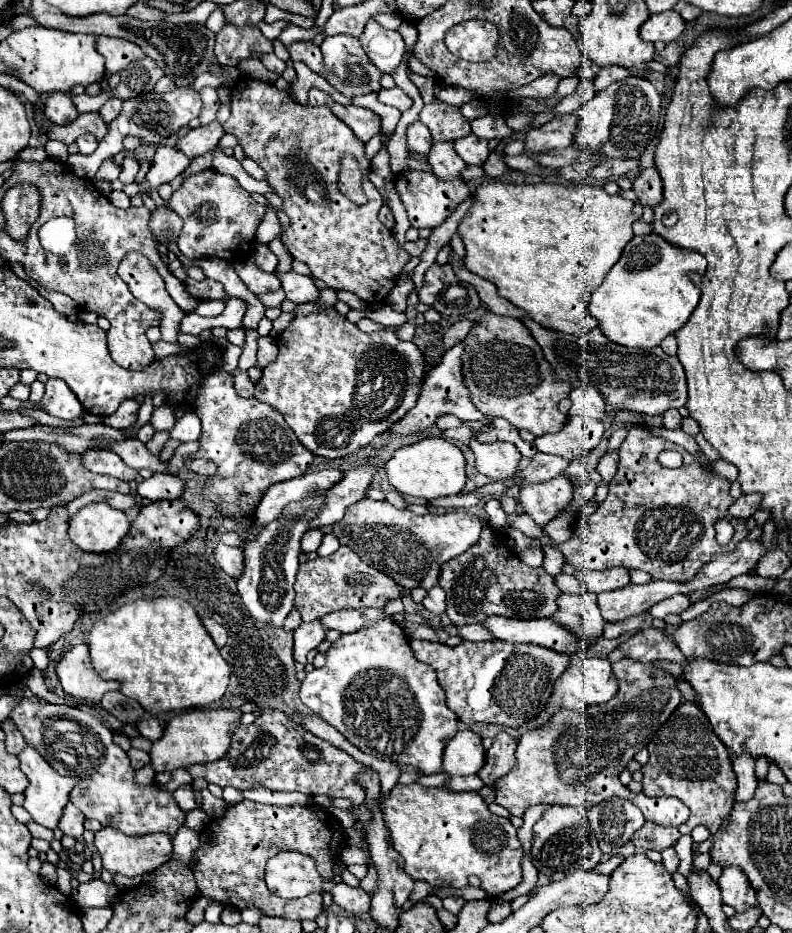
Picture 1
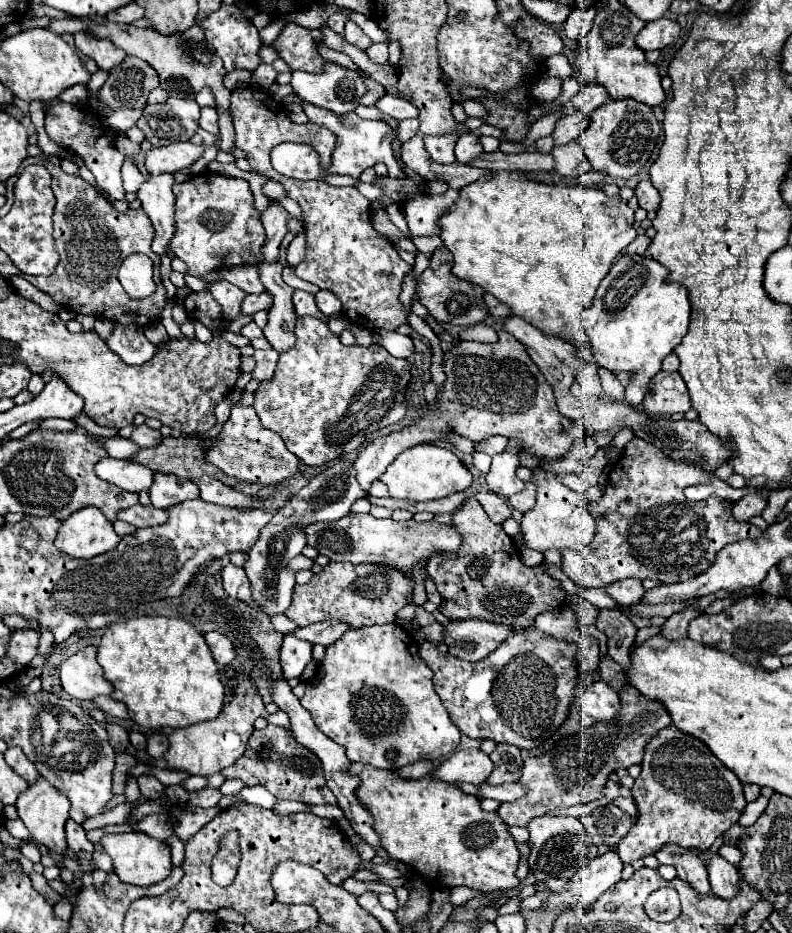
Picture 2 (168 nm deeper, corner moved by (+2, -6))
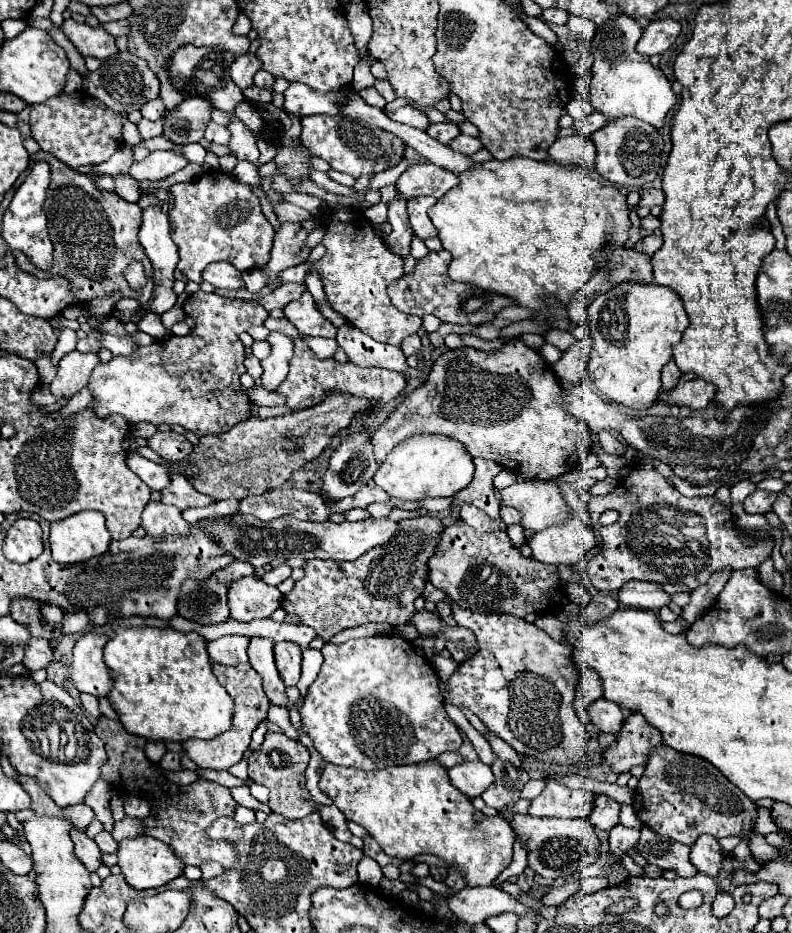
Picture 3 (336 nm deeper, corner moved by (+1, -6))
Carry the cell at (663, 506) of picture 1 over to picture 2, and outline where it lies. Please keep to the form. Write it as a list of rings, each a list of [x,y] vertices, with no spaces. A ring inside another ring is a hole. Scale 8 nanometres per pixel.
[[[633,437],[615,467],[609,473],[609,481],[605,485],[603,497],[597,503],[589,505],[589,511],[595,519],[595,537],[583,549],[565,549],[563,557],[563,573],[573,579],[581,587],[605,587],[611,581],[637,577],[637,579],[655,579],[659,583],[681,583],[703,573],[715,559],[717,551],[723,549],[727,543],[743,541],[743,539],[757,539],[763,535],[753,523],[739,523],[731,515],[731,501],[711,495],[705,501],[693,503],[683,495],[683,489],[689,485],[711,481],[715,475],[691,465],[687,461],[671,461],[661,449],[649,445],[647,441]],[[675,523],[687,523],[683,531],[675,533]]]

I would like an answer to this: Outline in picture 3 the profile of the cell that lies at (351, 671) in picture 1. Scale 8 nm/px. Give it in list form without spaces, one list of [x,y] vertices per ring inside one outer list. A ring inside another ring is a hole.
[[[374,635],[350,639],[342,645],[326,643],[322,647],[322,655],[324,663],[316,681],[308,689],[302,719],[308,727],[314,749],[324,761],[372,771],[390,765],[422,763],[436,759],[440,753],[460,749],[462,735],[442,707],[438,675],[432,665],[414,651],[412,643],[398,635]]]

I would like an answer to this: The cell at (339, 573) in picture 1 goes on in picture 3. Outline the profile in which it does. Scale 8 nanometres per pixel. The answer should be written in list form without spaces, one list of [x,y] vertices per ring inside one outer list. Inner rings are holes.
[[[424,515],[424,517],[414,517],[414,519],[404,519],[398,523],[400,529],[396,529],[396,537],[388,541],[388,545],[370,549],[364,553],[364,557],[358,557],[356,561],[348,563],[336,563],[336,561],[322,561],[322,559],[310,559],[304,563],[304,577],[296,581],[294,589],[284,595],[282,607],[288,613],[296,613],[304,625],[310,625],[316,629],[318,637],[324,641],[330,641],[336,633],[348,629],[348,627],[358,627],[364,623],[388,623],[388,625],[399,626],[410,621],[414,615],[414,599],[422,595],[426,579],[428,579],[428,561],[436,553],[440,535],[444,531],[444,525],[440,519]]]

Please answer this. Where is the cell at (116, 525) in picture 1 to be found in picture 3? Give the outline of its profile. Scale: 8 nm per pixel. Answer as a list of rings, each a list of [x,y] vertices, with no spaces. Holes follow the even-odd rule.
[[[96,511],[74,513],[72,517],[60,519],[50,527],[50,551],[52,559],[58,563],[80,563],[88,561],[90,557],[104,555],[108,551],[108,543],[110,543],[110,533],[104,525],[104,515]]]

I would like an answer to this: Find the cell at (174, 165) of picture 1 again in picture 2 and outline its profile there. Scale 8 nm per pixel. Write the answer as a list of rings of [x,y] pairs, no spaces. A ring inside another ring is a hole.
[[[159,173],[151,175],[139,189],[137,189],[137,199],[141,201],[141,207],[149,215],[155,227],[155,239],[151,249],[157,255],[165,255],[165,249],[175,233],[175,195],[171,191],[175,183],[173,173]]]

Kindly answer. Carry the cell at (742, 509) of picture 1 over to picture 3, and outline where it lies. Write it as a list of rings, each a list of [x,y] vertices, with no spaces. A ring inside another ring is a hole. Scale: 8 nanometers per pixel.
[[[756,489],[752,495],[748,495],[744,499],[744,509],[746,513],[768,513],[772,509],[772,503],[776,501],[776,493],[770,493],[770,491],[762,491],[762,489]]]

